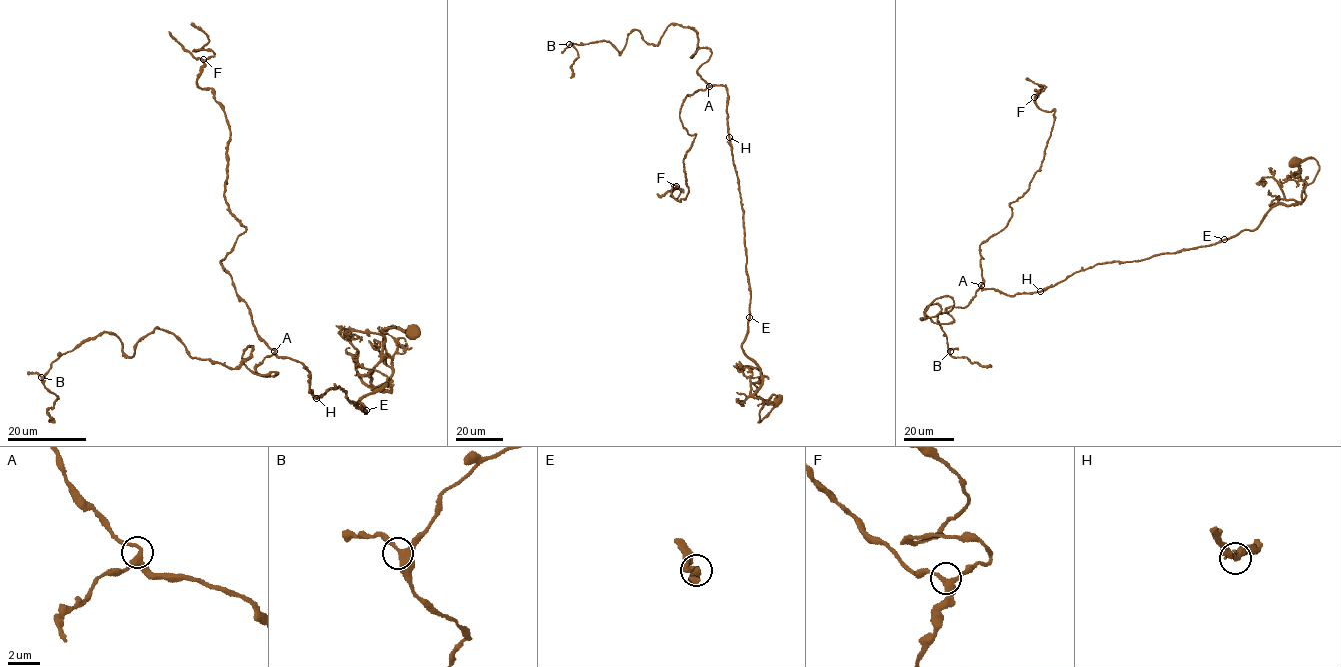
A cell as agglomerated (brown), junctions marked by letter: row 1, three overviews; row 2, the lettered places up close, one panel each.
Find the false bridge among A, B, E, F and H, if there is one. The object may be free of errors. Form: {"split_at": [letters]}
{"split_at": []}

